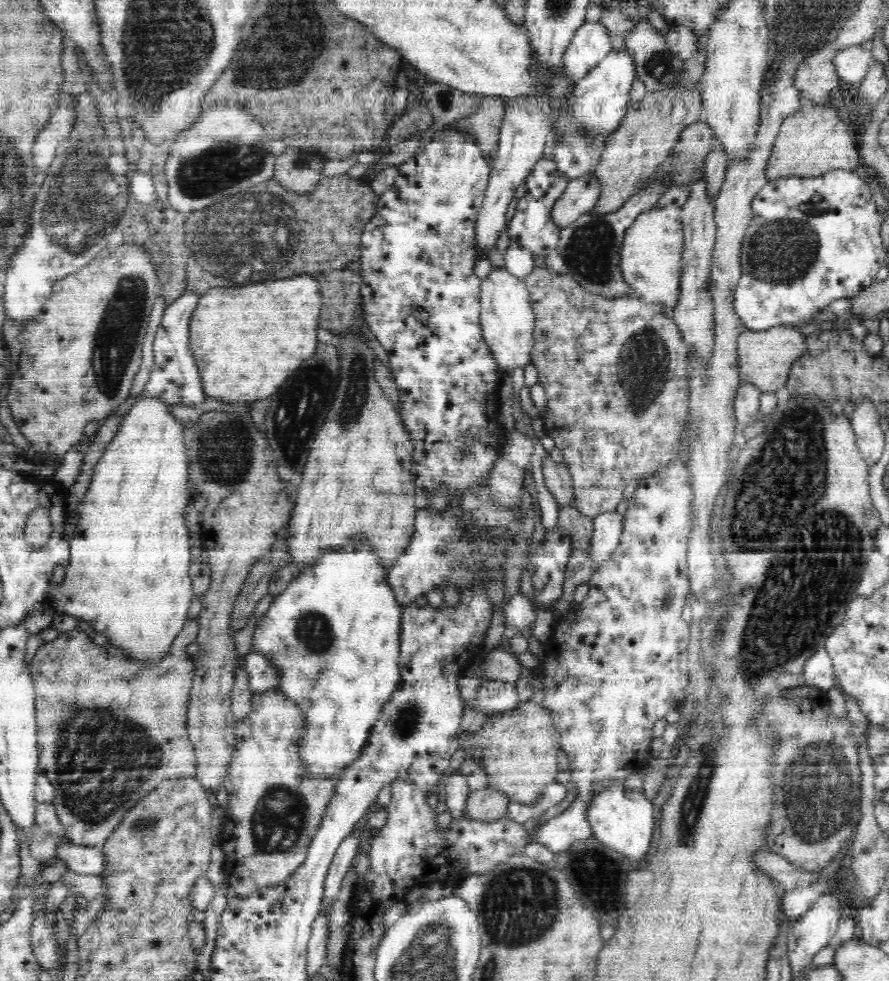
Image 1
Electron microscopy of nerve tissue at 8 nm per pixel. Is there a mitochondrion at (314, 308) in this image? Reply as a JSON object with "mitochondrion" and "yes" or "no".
{"mitochondrion":"no"}

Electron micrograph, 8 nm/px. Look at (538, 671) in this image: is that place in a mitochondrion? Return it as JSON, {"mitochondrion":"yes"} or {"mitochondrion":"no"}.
{"mitochondrion":"no"}

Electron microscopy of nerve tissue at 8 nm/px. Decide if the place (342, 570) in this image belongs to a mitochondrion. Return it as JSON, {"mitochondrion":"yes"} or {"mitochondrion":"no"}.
{"mitochondrion":"no"}

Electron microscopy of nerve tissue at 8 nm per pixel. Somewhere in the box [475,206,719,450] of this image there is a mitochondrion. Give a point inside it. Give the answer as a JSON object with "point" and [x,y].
{"point":[645,366]}

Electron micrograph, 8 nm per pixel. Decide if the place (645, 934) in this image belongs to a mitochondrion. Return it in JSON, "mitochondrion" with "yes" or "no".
{"mitochondrion":"no"}

